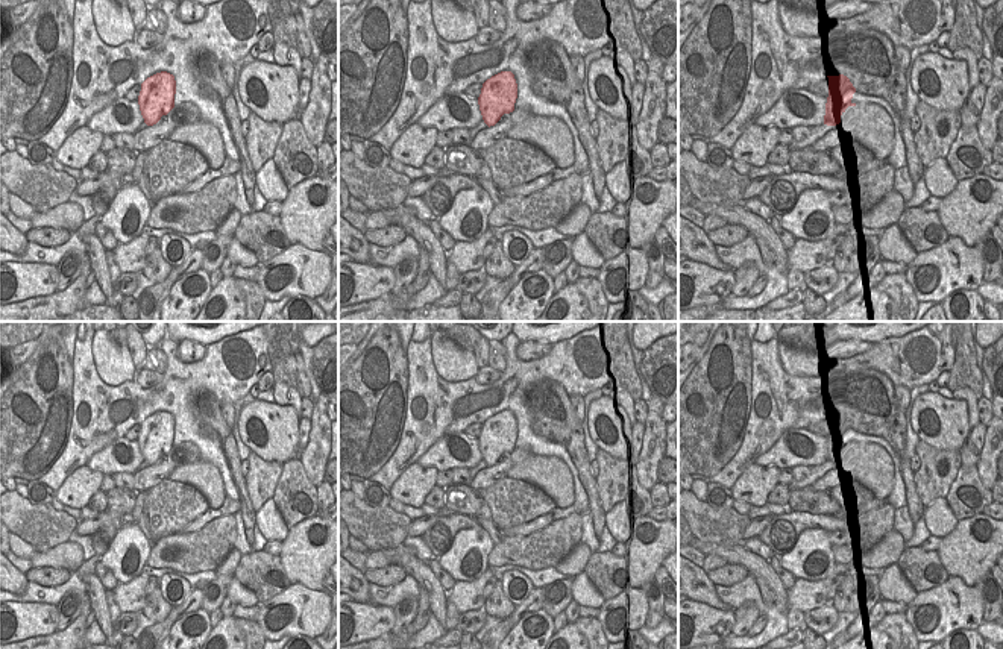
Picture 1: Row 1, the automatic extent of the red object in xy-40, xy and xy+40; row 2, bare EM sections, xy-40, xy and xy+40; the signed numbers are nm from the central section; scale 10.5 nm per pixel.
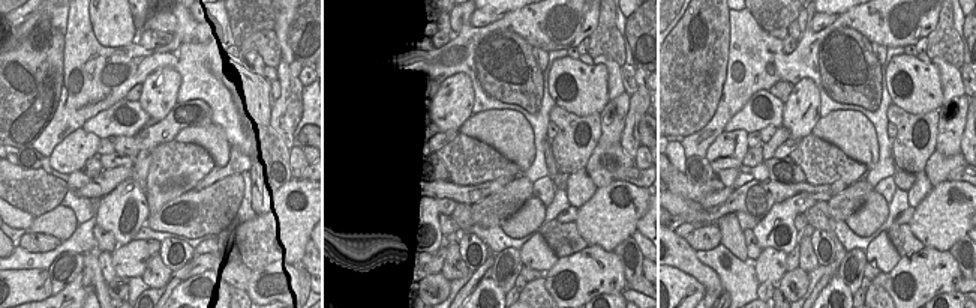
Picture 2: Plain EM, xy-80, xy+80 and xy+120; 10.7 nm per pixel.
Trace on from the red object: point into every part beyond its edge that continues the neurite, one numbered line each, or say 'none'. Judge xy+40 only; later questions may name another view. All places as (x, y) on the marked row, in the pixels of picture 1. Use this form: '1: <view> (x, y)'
1: xy+40 (820, 87)

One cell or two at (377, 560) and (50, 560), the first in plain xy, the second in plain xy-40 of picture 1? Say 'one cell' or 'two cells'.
one cell

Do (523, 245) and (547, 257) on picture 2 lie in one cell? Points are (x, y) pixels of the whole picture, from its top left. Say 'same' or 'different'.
same

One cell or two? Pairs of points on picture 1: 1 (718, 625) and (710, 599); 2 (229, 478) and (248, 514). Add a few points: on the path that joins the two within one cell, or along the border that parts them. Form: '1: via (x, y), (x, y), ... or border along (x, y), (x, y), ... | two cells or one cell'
1: border along (694, 599), (730, 610) | two cells
2: via (235, 487), (245, 496), (246, 505) | one cell

